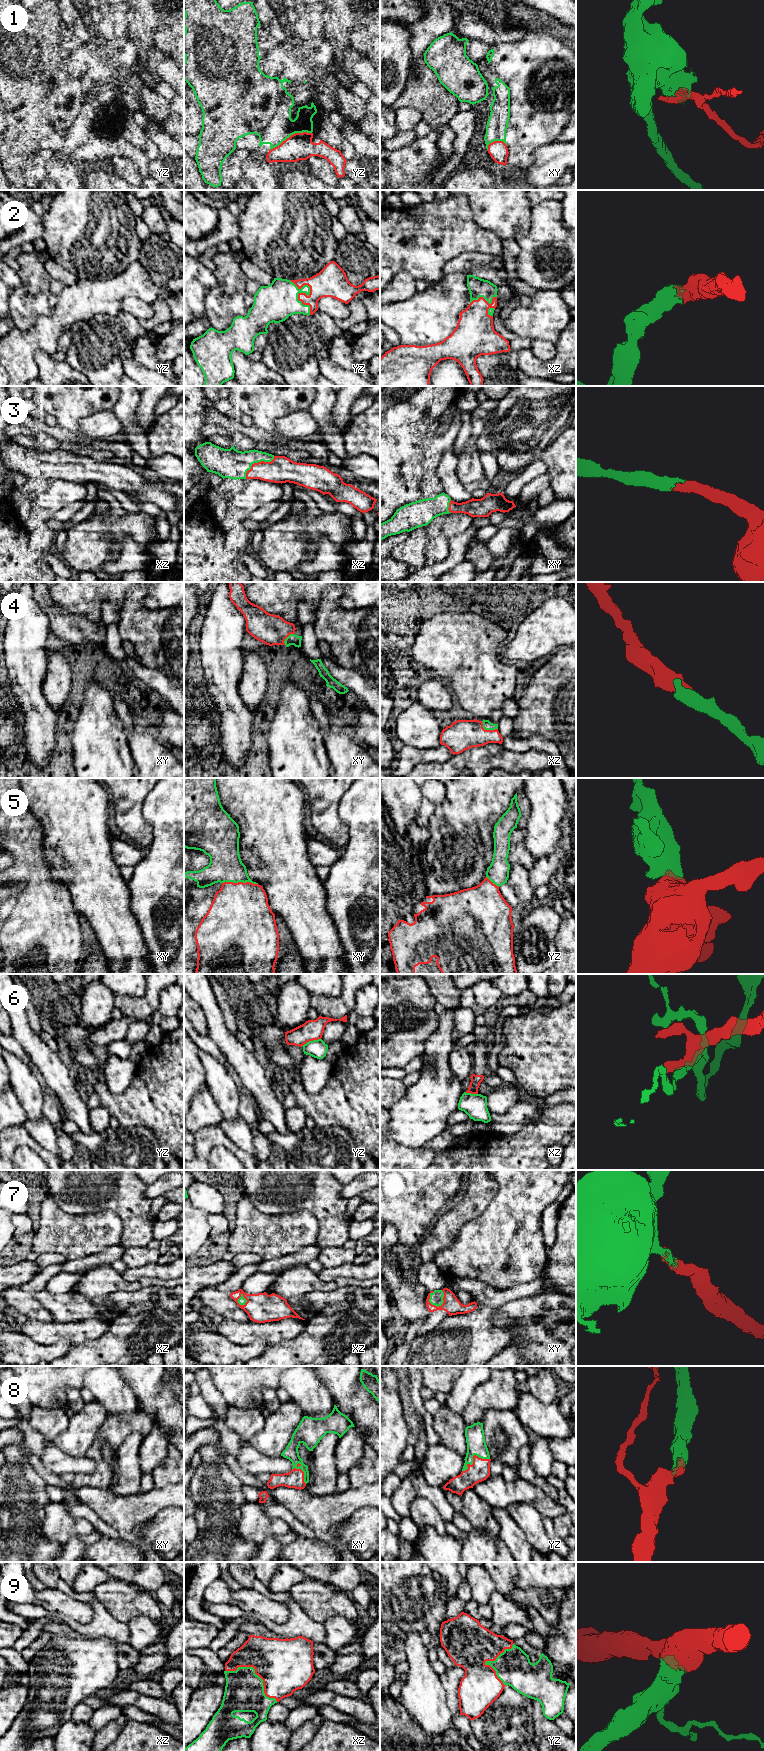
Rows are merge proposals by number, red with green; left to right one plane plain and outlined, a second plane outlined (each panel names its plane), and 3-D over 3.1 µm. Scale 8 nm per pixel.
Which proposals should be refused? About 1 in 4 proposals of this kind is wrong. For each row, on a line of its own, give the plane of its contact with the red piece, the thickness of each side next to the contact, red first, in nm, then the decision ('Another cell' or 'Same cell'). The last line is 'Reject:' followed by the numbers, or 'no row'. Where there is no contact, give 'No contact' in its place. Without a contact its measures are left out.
1: Touches red in yz. Thickness 220 nm (red) against 360 nm. Same cell
2: Touches red in yz. Thickness 240 nm (red) against 300 nm. Same cell
3: Touches red in xz. Thickness 220 nm (red) against 240 nm. Same cell
4: Touches red in xz. Thickness 240 nm (red) against 80 nm. Same cell
5: Touches red in xy. Thickness 480 nm (red) against 260 nm. Same cell
6: Touches red in yz. Thickness 160 nm (red) against 140 nm. Another cell
7: Touches red in xy. Thickness 140 nm (red) against 110 nm. Same cell
8: Touches red in yz. Thickness 160 nm (red) against 160 nm. Same cell
9: Touches red in xz. Thickness 440 nm (red) against 320 nm. Same cell
Reject: 6

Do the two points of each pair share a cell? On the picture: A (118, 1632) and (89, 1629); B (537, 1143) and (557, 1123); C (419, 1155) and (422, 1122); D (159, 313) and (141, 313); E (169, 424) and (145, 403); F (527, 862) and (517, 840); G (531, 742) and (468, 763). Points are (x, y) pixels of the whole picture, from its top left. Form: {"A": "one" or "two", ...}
{"A": "one", "B": "one", "C": "two", "D": "two", "E": "two", "F": "one", "G": "two"}

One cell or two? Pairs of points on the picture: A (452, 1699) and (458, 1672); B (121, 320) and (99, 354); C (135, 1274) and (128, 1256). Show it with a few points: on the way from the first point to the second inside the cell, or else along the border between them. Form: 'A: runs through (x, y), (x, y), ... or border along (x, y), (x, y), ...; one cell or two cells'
A: runs through (452, 1692), (452, 1679); one cell
B: runs through (113, 328), (100, 341), (99, 346); one cell
C: border along (155, 1262), (127, 1268); two cells

